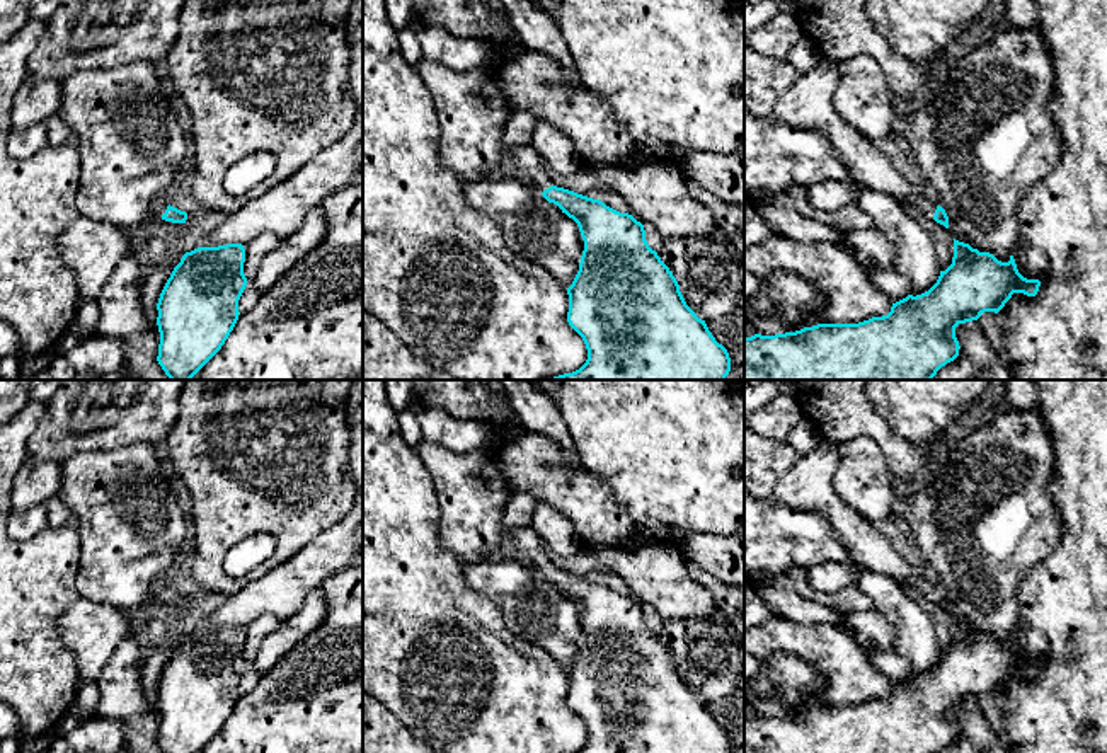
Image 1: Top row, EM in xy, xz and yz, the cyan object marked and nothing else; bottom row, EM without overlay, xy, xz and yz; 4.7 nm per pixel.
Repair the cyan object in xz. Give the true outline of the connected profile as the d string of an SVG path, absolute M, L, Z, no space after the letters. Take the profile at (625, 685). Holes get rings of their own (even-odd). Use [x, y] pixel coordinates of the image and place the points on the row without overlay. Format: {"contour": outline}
{"contour": "M530 525L509 537L533 560L535 572L577 605L584 622L579 652L567 670L567 704L588 731L586 744L576 753L731 753L727 731L686 687L676 659L649 629L640 603L599 581L557 569Z"}

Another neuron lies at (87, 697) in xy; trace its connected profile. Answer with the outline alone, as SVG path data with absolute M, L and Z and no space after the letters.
M80 678L73 709L92 710L95 714L99 698L100 698L100 693L97 688L97 681Z

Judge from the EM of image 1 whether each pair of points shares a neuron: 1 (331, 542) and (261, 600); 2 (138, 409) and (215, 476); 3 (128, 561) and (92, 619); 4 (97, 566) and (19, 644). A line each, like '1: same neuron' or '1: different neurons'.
1: same neuron
2: different neurons
3: different neurons
4: different neurons

